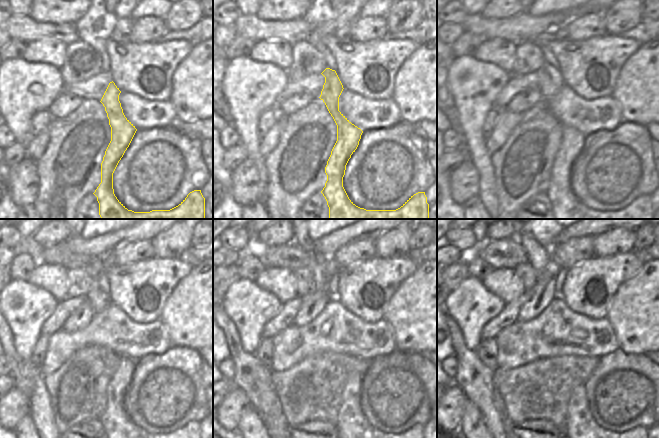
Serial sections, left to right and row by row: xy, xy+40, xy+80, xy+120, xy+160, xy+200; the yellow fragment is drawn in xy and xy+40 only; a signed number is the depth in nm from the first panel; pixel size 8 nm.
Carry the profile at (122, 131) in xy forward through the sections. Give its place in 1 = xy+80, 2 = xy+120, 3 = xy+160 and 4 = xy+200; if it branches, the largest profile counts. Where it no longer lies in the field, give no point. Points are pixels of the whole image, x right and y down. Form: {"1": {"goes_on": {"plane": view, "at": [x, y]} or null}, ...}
{"1": {"goes_on": {"plane": "xy+80", "at": [559, 192]}}, "2": {"goes_on": {"plane": "xy+120", "at": [116, 422]}}, "3": {"goes_on": {"plane": "xy+160", "at": [351, 422]}}, "4": {"goes_on": {"plane": "xy+200", "at": [580, 422]}}}

